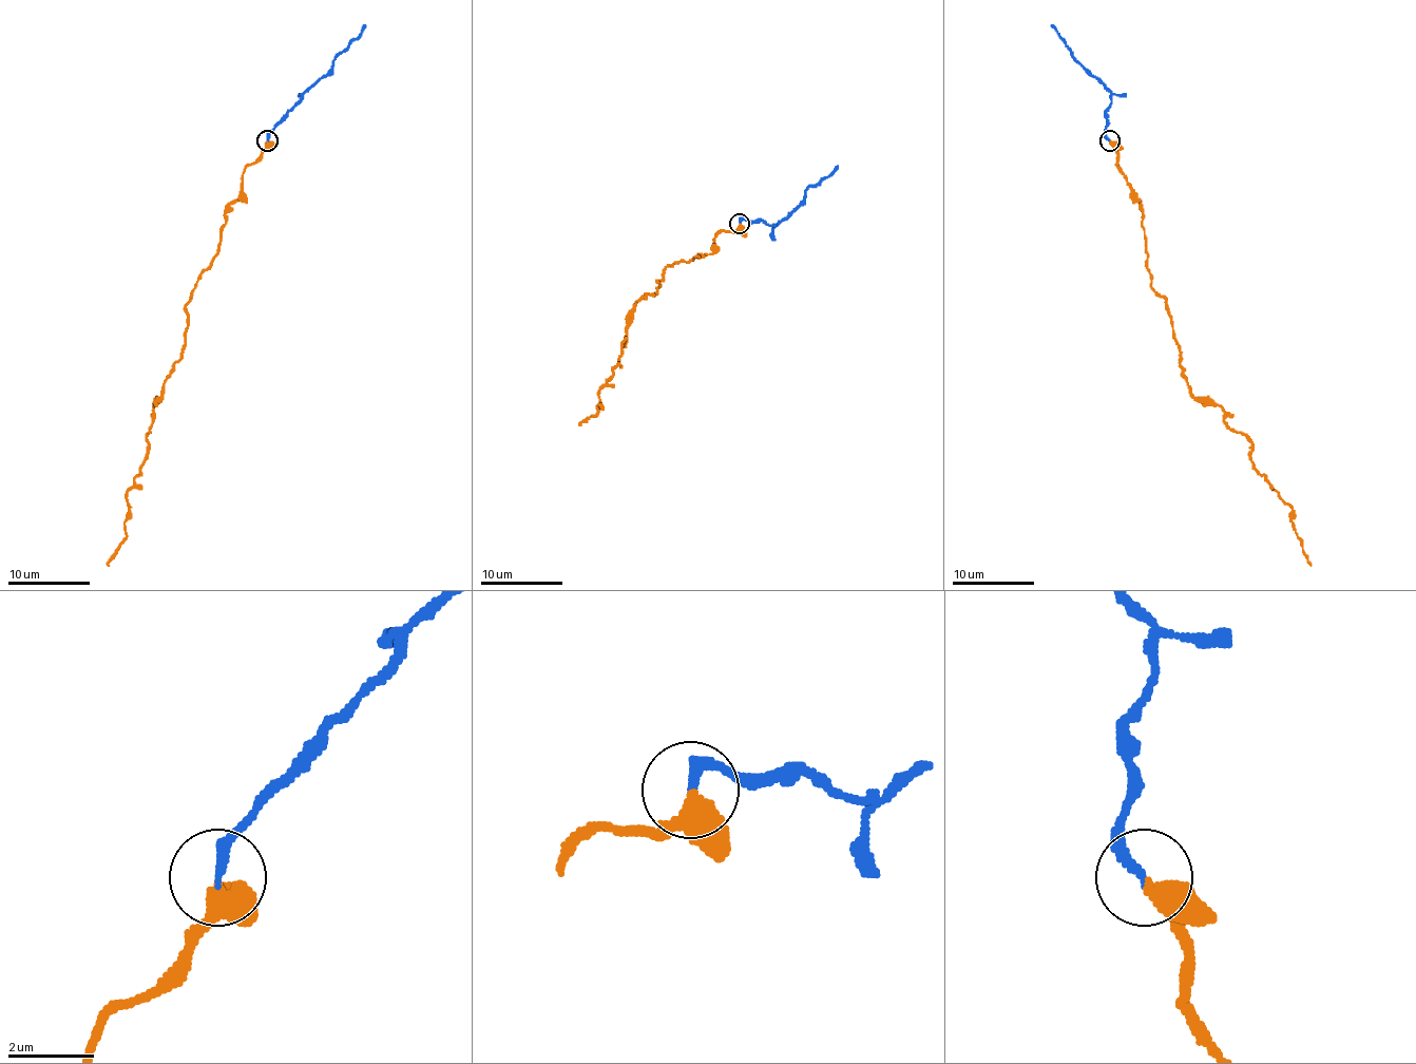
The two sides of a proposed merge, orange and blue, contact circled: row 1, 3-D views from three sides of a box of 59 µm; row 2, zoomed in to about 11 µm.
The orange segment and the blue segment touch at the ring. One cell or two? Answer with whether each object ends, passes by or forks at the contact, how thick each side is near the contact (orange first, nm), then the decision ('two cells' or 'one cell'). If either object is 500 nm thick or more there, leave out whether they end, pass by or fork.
orange ends there; blue ends there; 440 nm thick on the orange side, 220 nm on the other; one cell

